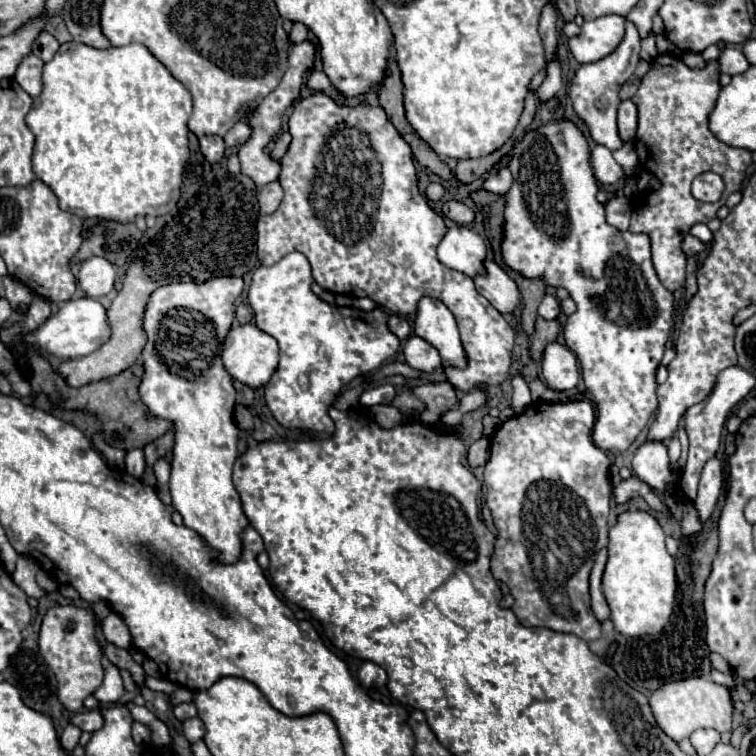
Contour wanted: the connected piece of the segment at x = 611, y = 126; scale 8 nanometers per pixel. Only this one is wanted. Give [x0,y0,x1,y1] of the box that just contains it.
[570,21,640,149]

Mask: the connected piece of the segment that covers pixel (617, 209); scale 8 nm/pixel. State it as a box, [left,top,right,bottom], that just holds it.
[606,197,632,231]

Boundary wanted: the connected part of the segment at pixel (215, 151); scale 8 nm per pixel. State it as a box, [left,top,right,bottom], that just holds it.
[200,135,224,163]

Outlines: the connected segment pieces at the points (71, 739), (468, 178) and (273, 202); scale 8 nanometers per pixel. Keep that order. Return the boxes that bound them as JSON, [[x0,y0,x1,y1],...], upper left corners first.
[[60,725,80,751],[456,147,510,183],[258,181,282,213]]

